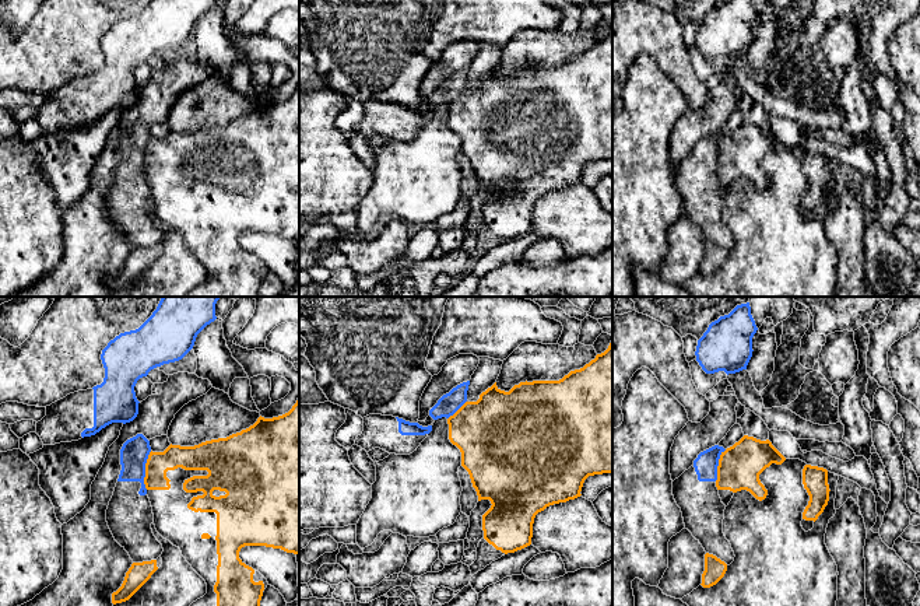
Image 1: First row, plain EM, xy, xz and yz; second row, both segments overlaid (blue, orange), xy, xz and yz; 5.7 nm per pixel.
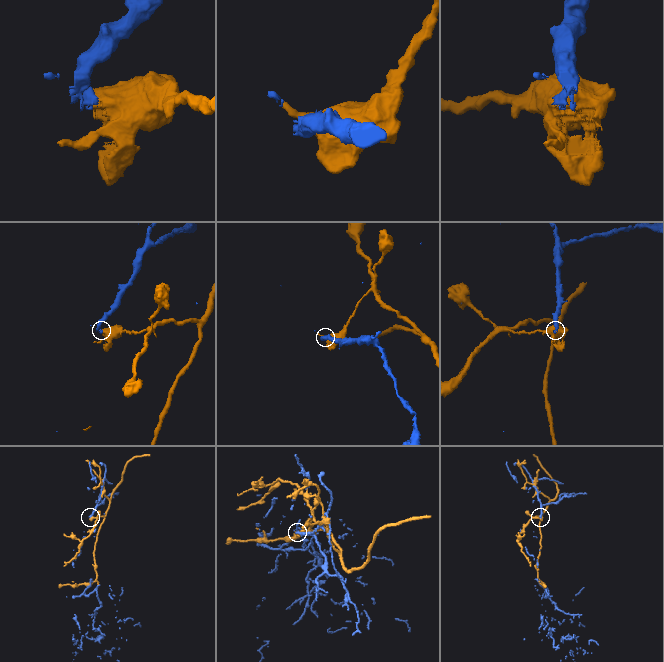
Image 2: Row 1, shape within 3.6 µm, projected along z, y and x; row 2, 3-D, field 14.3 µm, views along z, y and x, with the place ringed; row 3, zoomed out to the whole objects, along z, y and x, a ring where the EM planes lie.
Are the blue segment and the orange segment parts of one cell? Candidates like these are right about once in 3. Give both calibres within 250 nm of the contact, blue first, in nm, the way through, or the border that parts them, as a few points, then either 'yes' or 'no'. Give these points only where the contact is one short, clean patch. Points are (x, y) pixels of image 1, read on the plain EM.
160 nm thick on the blue side, 140 nm on the other; border along xy (151, 137), (146, 150), (146, 175); no

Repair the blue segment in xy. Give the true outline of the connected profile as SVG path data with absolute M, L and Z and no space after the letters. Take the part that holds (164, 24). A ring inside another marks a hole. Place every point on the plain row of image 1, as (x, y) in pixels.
M152 0L138 15L116 22L101 41L103 69L46 92L46 102L36 109L43 132L78 127L112 109L133 108L140 90L134 78L137 67L157 53L182 46L193 35L197 21L215 6L215 0Z

